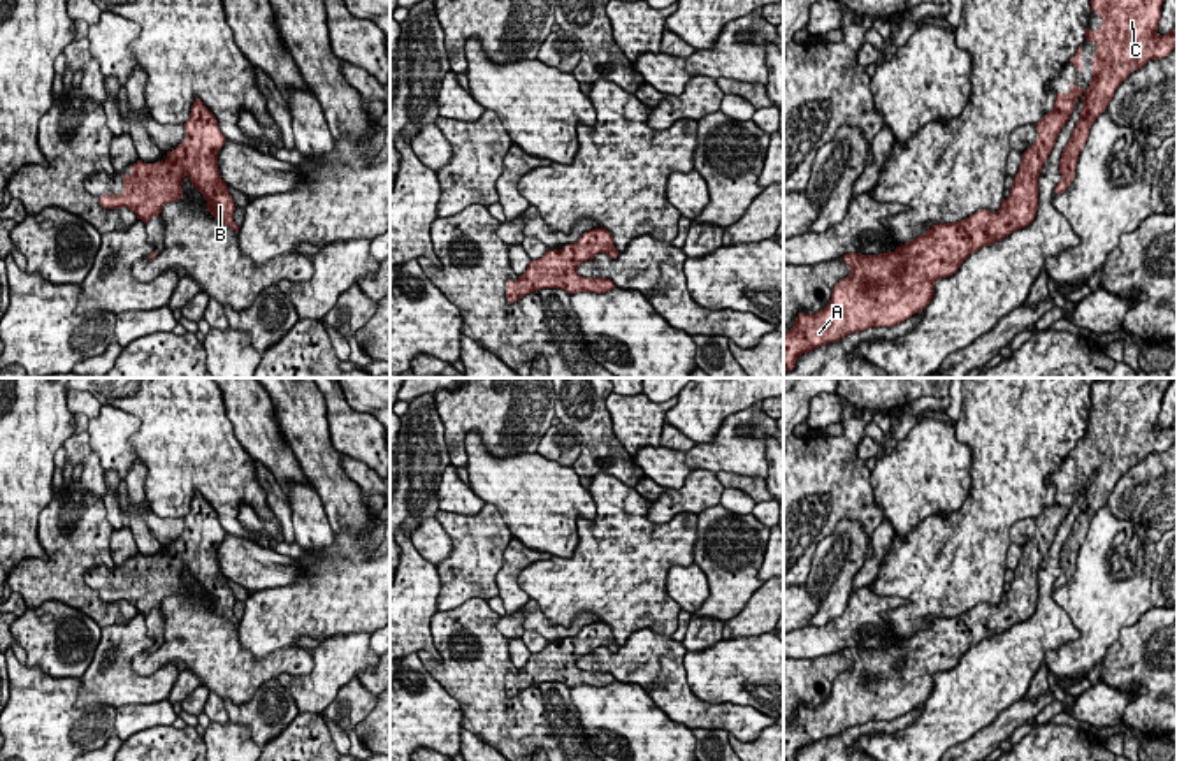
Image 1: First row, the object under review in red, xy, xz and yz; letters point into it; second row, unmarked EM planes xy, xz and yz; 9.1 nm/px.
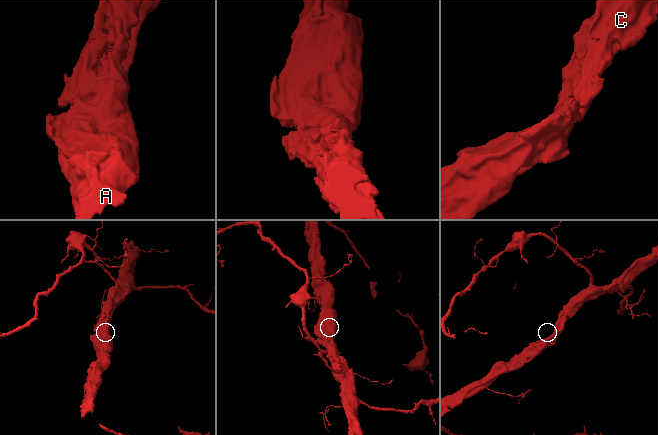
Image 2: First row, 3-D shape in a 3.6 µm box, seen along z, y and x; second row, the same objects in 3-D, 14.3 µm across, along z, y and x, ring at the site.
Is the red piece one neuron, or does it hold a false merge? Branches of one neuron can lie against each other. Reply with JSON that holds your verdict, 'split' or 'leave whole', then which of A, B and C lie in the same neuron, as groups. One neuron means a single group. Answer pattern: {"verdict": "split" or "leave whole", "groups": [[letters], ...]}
{"verdict": "leave whole", "groups": [["A", "B", "C"]]}

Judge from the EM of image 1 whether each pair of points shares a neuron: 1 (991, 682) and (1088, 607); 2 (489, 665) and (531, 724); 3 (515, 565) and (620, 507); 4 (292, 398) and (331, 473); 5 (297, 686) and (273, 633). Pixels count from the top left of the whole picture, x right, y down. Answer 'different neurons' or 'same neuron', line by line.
1: different neurons
2: same neuron
3: different neurons
4: same neuron
5: different neurons

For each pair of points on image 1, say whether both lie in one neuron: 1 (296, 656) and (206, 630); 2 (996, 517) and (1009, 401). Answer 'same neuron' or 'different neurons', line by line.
1: same neuron
2: same neuron

